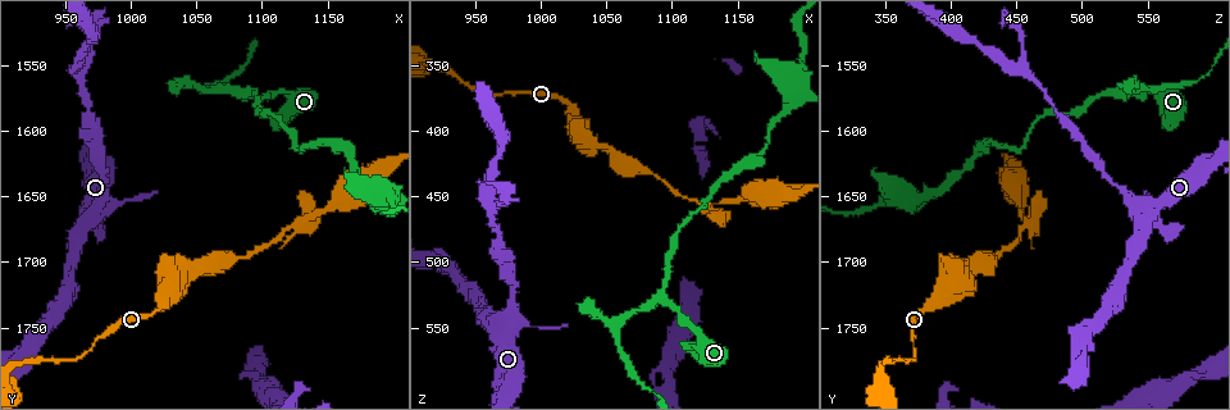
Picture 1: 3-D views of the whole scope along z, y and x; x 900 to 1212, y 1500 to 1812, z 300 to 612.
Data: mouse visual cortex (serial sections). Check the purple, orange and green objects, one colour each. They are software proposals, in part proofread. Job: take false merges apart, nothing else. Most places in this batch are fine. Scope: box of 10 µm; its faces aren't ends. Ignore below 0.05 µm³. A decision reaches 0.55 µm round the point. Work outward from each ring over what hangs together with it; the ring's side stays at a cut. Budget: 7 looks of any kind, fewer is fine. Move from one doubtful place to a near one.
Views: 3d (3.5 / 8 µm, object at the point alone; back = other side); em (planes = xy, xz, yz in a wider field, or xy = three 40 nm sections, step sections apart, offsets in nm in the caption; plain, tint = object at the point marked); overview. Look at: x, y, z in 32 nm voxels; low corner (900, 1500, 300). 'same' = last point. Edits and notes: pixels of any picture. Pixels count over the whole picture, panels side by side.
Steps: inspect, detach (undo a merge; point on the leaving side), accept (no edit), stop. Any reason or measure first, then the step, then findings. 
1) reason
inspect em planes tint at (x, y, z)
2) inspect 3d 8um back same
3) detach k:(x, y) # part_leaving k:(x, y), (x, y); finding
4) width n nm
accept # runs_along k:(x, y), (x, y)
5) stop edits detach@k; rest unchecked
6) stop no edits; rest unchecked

sharp bend
inspect 3d 3.5um at (1100, 1572, 532)

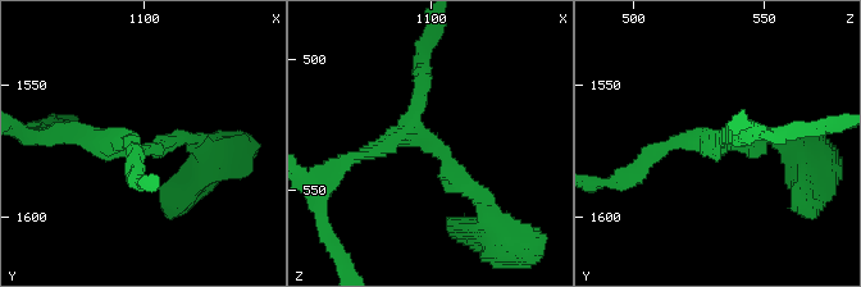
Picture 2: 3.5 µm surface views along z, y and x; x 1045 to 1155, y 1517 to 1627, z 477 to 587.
now the EM
inspect em xy step 5 tint at (1100, 1574, 534)

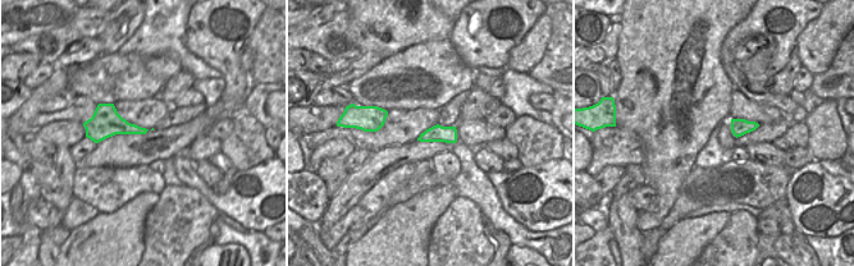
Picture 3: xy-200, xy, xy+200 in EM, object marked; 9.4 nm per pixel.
accept # one cell here

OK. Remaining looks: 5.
branch point
inspect 3d 3.5um at (960, 1554, 456)

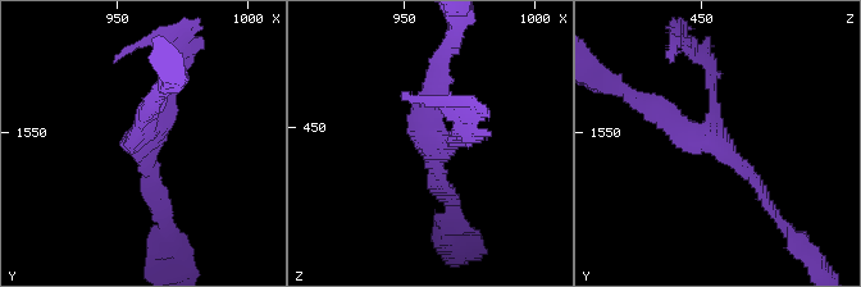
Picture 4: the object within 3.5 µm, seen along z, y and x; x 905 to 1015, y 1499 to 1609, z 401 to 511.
shape alone is not enough
inspect em xy step 2 tint at (959, 1554, 458)

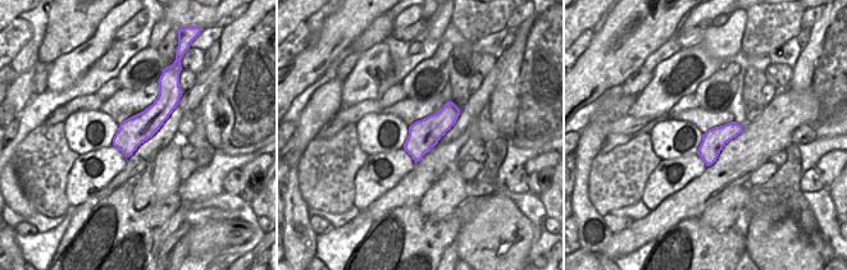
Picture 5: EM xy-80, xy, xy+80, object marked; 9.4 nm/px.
accept # runs_along 4:(769, 208), (719, 141), (647, 105); all the same cell

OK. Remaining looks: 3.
a narrow waist
inspect 3d 8um at (1126, 1670, 456)

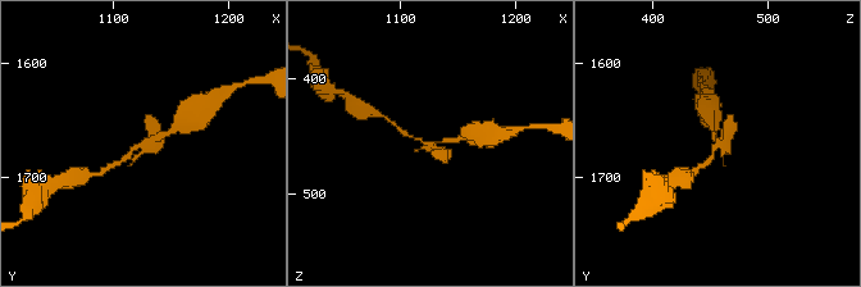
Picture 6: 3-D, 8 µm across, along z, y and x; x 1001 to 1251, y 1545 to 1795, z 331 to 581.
inspect em xy step 1 tint same

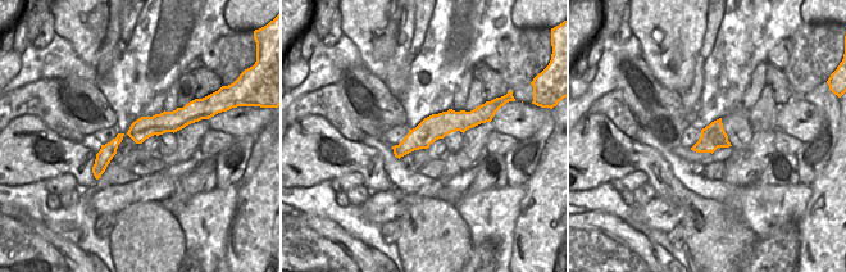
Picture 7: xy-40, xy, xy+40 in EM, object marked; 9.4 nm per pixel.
accept # runs_along 7:(476, 113), (396, 150); continuous, no second cell

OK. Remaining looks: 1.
stop no edits; rest unchecked

